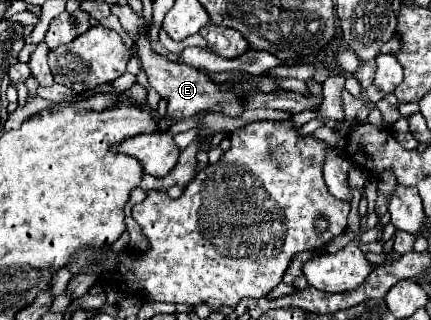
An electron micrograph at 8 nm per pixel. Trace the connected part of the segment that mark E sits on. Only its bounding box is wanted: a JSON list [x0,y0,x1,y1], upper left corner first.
[135,36,243,122]

